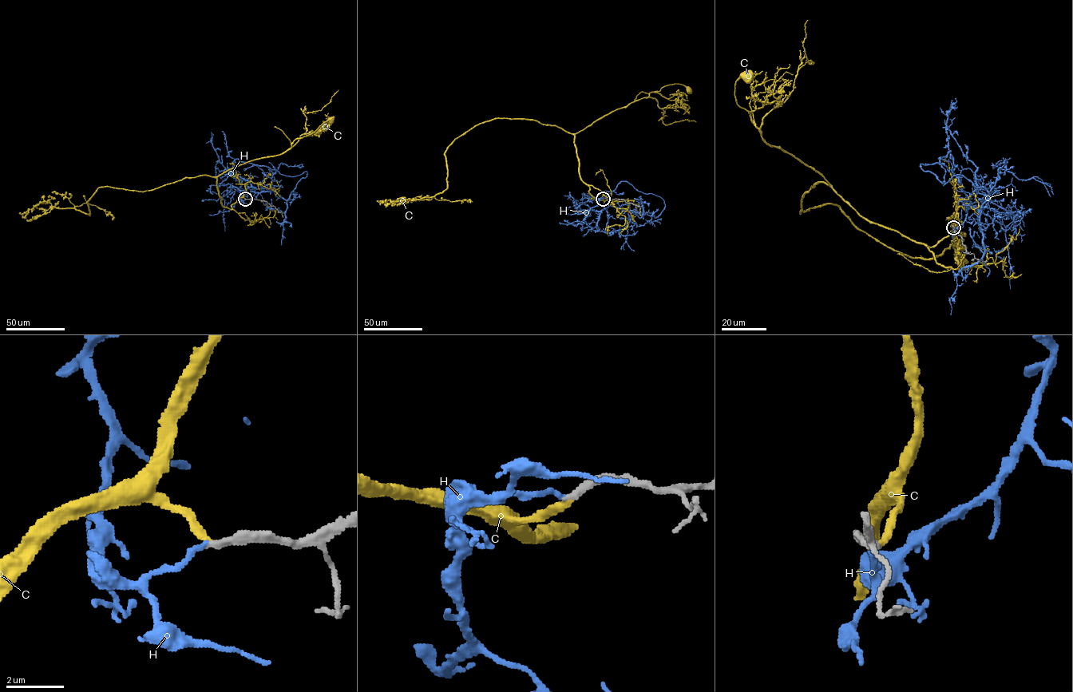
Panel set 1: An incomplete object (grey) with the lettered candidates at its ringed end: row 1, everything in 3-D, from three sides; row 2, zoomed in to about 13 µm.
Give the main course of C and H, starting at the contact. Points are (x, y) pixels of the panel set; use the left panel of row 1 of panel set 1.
C: (245, 199), (224, 207), (218, 176), (282, 154), (331, 120)
H: (245, 199), (240, 191), (254, 187), (274, 190), (287, 199), (307, 172), (287, 176), (235, 159), (219, 187)

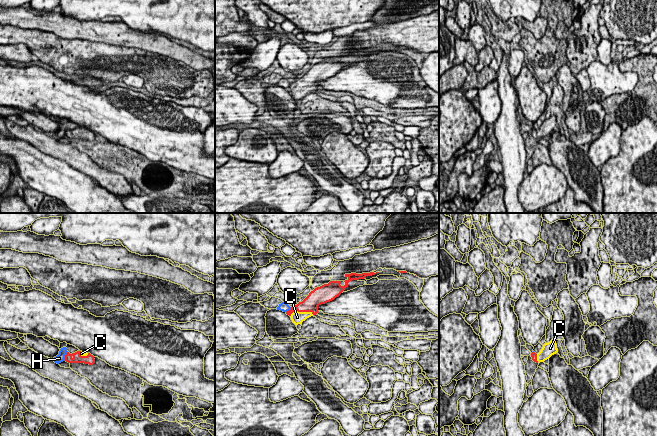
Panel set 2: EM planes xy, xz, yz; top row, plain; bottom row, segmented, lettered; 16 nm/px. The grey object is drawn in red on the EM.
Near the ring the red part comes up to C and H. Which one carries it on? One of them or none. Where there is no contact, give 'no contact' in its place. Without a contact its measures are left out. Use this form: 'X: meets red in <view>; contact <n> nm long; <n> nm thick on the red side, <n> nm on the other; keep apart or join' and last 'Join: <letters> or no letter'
C: meets red in xz; contact 380 nm long; 260 nm thick on the red side, 190 nm on the other; join
H: meets red in xy; contact 170 nm long; 160 nm thick on the red side, 140 nm on the other; keep apart
Join: C

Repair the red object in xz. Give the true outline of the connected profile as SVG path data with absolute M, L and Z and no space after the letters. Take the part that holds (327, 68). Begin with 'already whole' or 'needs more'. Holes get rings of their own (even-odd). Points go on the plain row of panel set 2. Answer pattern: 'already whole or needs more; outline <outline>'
needs more; outline M362 49L362 50L345 50L348 55L345 56L345 61L341 62L341 57L330 57L328 60L324 60L320 63L315 64L309 69L309 71L294 83L291 83L286 88L291 93L292 98L297 102L302 100L307 94L316 91L318 89L318 82L334 76L338 73L352 56L364 55L366 52L372 52L376 49Z

